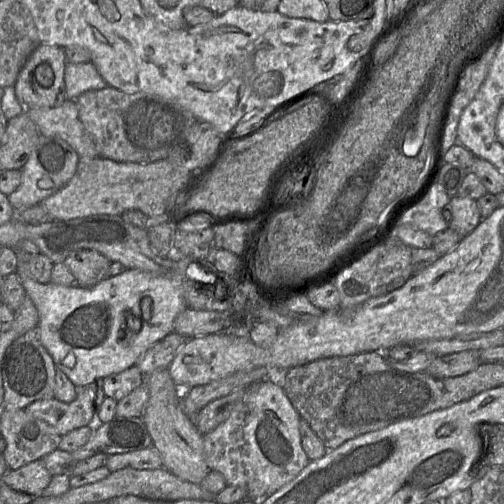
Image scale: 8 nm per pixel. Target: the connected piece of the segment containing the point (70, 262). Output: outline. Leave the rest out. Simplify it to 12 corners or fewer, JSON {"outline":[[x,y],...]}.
{"outline":[[95,250],[63,263],[80,287],[109,277],[111,261]]}

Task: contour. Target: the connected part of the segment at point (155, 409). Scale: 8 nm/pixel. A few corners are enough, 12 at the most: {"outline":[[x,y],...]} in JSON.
{"outline":[[168,369],[144,375],[142,419],[163,468],[200,484],[204,435]]}

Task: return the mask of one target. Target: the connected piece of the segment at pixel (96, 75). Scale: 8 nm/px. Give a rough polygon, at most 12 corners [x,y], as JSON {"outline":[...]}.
{"outline":[[67,62],[66,98],[108,86],[92,62]]}

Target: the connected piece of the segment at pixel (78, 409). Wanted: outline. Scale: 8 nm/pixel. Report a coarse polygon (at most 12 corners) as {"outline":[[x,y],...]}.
{"outline":[[89,387],[69,403],[37,400],[24,410],[60,436],[95,422]]}

